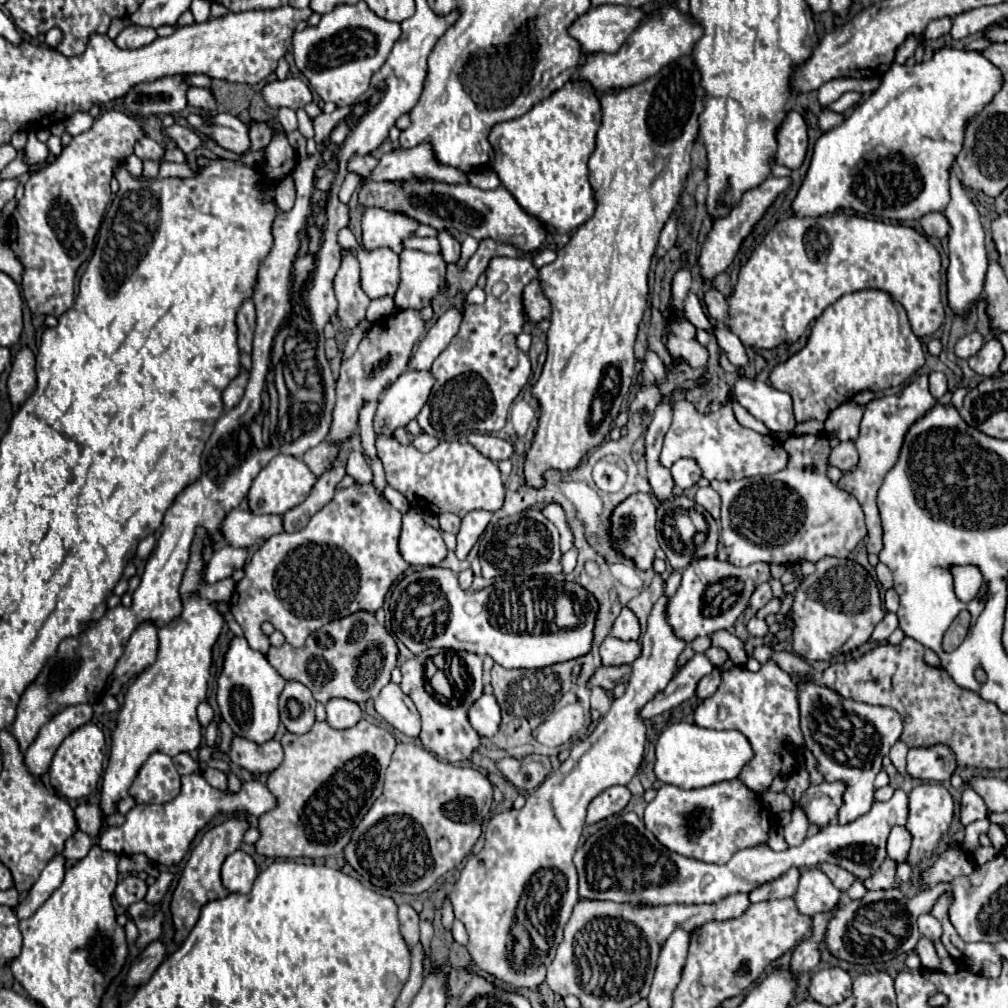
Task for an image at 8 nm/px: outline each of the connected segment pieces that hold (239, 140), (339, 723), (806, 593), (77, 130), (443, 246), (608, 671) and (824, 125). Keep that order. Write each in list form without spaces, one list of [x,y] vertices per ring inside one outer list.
[[[192,112],[188,116],[188,124],[202,136],[214,140],[218,146],[232,150],[232,152],[244,152],[250,146],[250,138],[248,138],[248,128],[242,124],[240,118],[232,116],[232,114],[198,114]]]
[[[332,698],[326,702],[326,722],[336,728],[352,728],[362,720],[362,710],[356,702],[348,702],[344,698]]]
[[[822,558],[816,562],[816,572],[798,584],[792,618],[796,624],[792,632],[794,652],[814,662],[830,660],[837,653],[847,653],[864,644],[874,626],[884,618],[884,612],[874,578],[858,562],[850,558]]]
[[[78,112],[74,114],[72,118],[66,118],[64,120],[64,130],[70,134],[70,136],[76,136],[76,134],[82,134],[84,130],[88,130],[88,126],[92,126],[94,118],[86,112]]]
[[[440,230],[436,238],[440,242],[440,256],[444,258],[444,262],[456,262],[460,258],[460,242],[448,230]]]
[[[620,664],[620,666],[600,666],[600,670],[596,670],[596,674],[592,676],[592,682],[588,682],[588,686],[602,686],[604,690],[614,690],[616,684],[626,684],[630,680],[630,672],[632,666],[630,664]]]
[[[824,108],[824,110],[820,112],[820,116],[818,116],[818,124],[820,124],[822,132],[828,132],[828,130],[840,126],[842,122],[844,122],[844,116],[842,116],[842,114],[832,112],[832,110],[826,110],[826,108]]]

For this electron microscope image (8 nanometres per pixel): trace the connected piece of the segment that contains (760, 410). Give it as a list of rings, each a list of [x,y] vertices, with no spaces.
[[[740,378],[734,386],[736,400],[772,432],[792,432],[796,426],[792,398],[766,382]]]

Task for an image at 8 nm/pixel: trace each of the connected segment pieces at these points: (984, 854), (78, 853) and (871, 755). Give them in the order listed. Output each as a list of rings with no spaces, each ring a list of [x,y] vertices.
[[[980,846],[980,848],[974,852],[974,860],[976,860],[978,866],[982,866],[982,864],[990,862],[992,858],[996,858],[996,854],[998,854],[998,852],[996,852],[992,846]]]
[[[78,830],[78,832],[74,832],[74,834],[66,840],[66,846],[64,846],[62,856],[64,856],[66,860],[76,862],[76,860],[84,858],[90,848],[92,848],[92,838],[90,838],[88,834],[84,834],[84,832]]]
[[[792,676],[798,686],[798,704],[800,704],[800,728],[804,734],[806,748],[816,758],[816,768],[826,782],[844,782],[846,790],[842,794],[842,806],[838,810],[838,822],[848,824],[860,814],[866,814],[874,802],[874,778],[882,770],[882,758],[888,754],[890,746],[902,734],[902,718],[896,710],[886,706],[870,706],[856,700],[846,700],[838,692],[816,684],[812,676]]]

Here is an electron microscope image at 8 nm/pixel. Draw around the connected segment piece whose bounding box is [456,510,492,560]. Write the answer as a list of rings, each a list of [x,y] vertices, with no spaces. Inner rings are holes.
[[[472,510],[462,518],[462,526],[456,534],[458,546],[456,546],[456,556],[458,560],[464,560],[466,554],[470,552],[470,548],[476,544],[478,536],[484,532],[484,528],[488,526],[492,514],[486,510]]]

